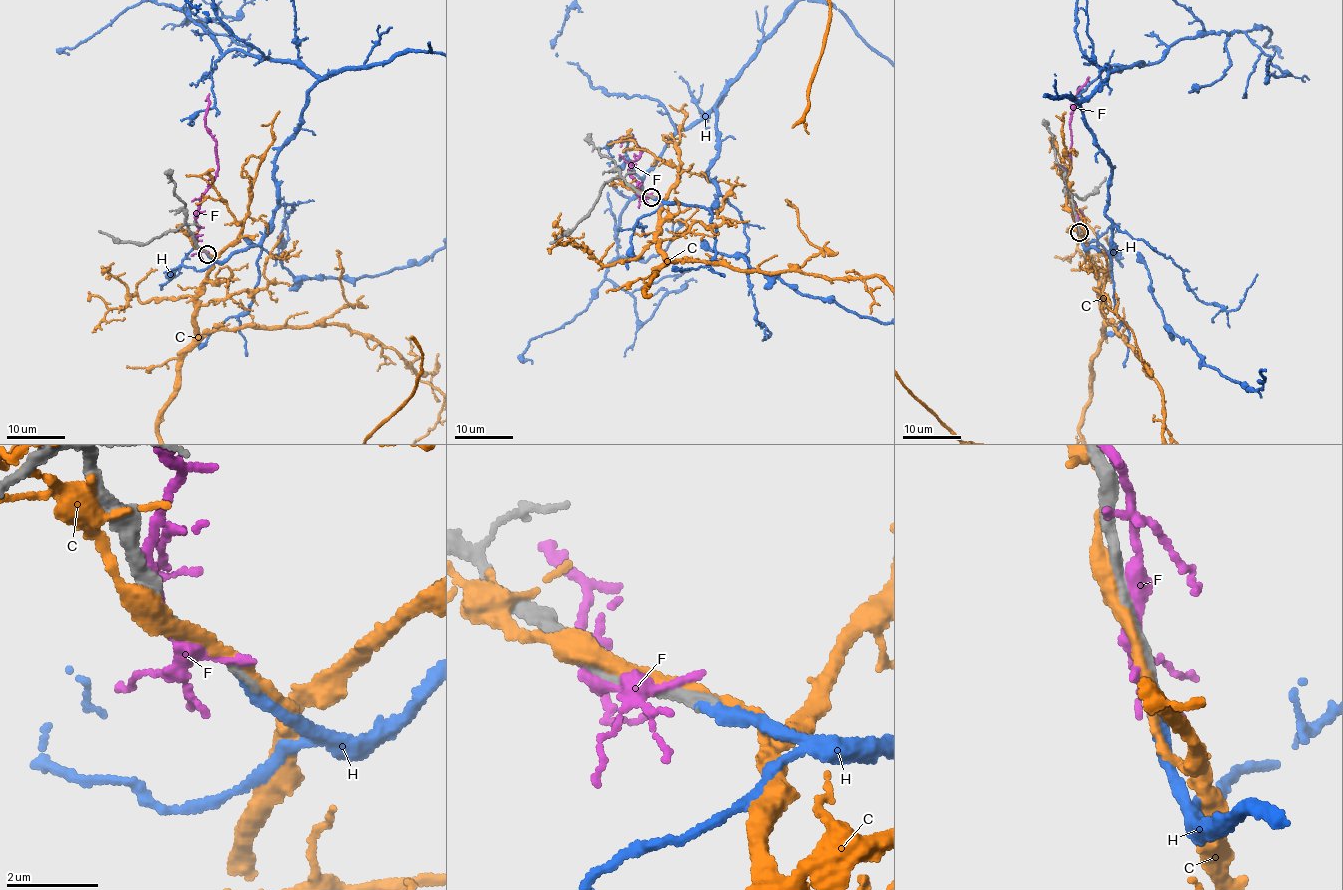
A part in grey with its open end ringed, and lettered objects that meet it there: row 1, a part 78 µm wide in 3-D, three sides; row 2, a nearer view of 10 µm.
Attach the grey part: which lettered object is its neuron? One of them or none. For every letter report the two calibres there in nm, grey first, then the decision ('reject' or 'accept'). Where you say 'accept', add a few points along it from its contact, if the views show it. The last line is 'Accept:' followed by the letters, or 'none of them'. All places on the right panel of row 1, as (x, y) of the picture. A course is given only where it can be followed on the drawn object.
C: 240 nm thick on the grey side, 300 nm on the other; reject
F: 240 nm thick on the grey side, 240 nm on the other; reject
H: 260 nm thick on the grey side, 280 nm on the other; accept
Accept: H

